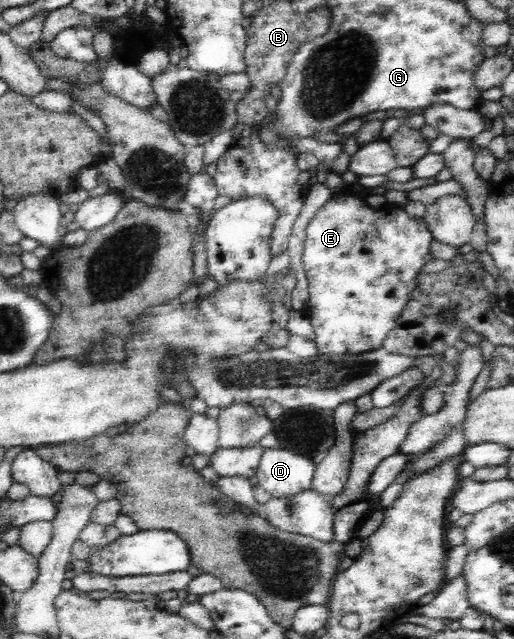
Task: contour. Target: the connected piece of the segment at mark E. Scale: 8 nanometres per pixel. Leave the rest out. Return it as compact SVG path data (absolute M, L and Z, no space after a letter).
M339 194L332 196L327 203L320 207L320 210L314 215L314 218L306 225L306 239L302 251L302 265L305 269L305 275L309 284L309 303L304 309L308 319L310 319L315 331L315 343L319 353L334 353L335 355L360 355L360 353L368 353L368 351L376 351L383 348L383 341L390 333L391 329L397 326L400 314L406 303L410 299L411 292L414 291L414 286L418 283L418 272L424 267L428 260L429 247L433 239L433 235L426 227L423 220L410 218L404 209L385 205L380 209L370 207L363 197Z

